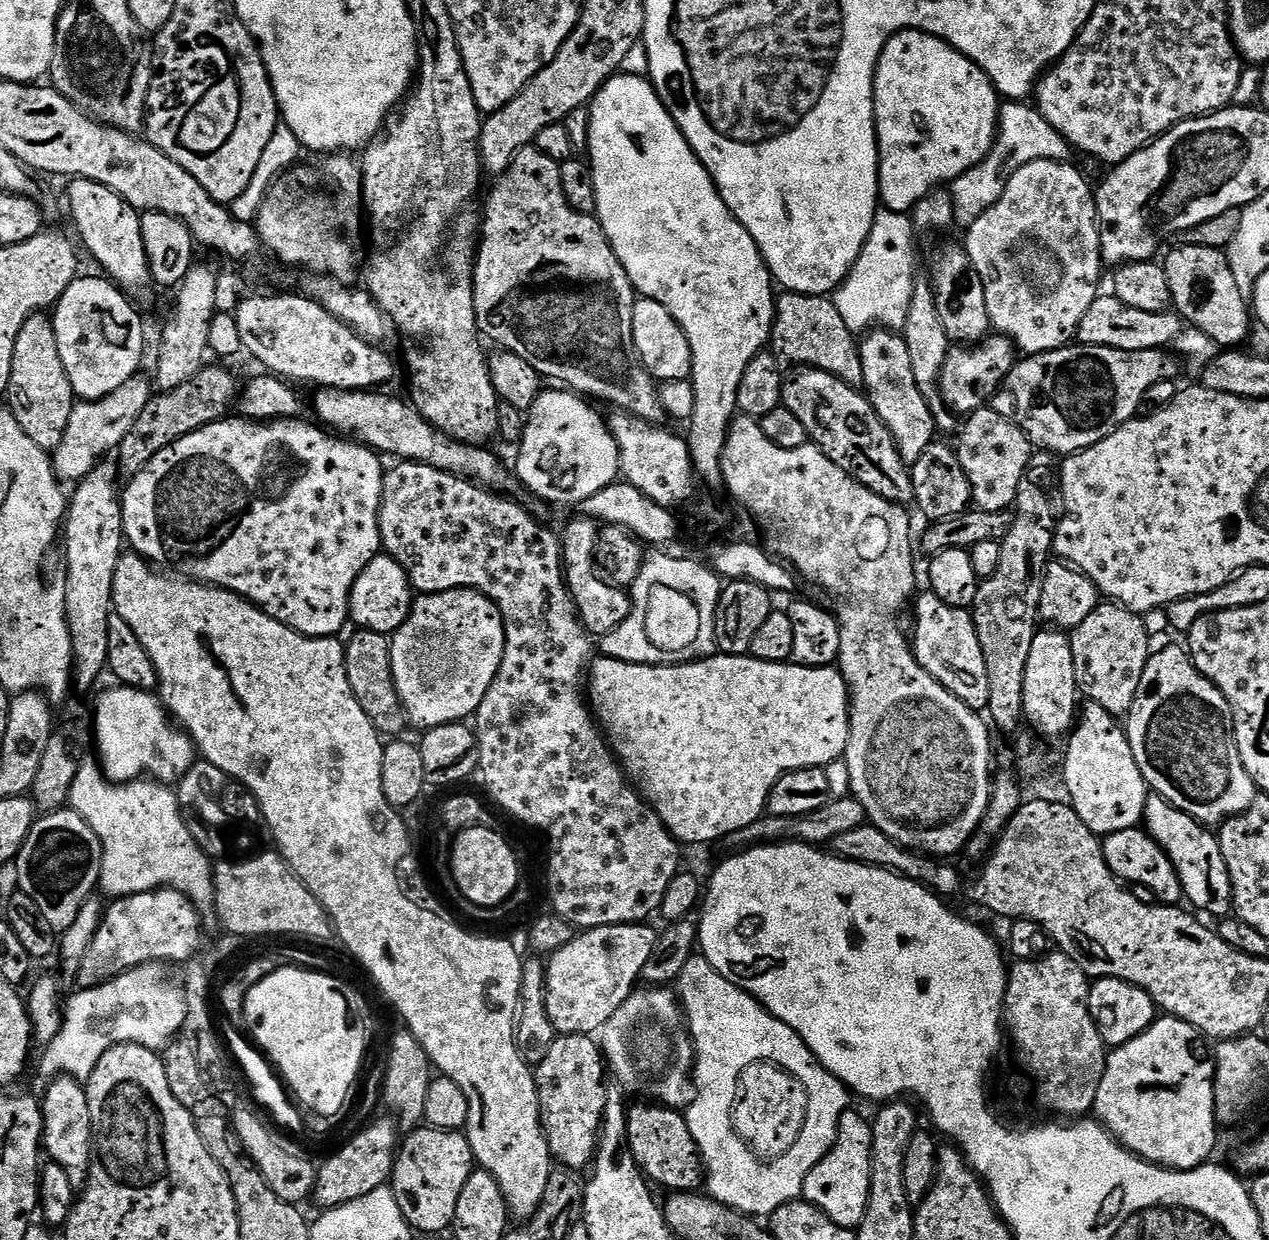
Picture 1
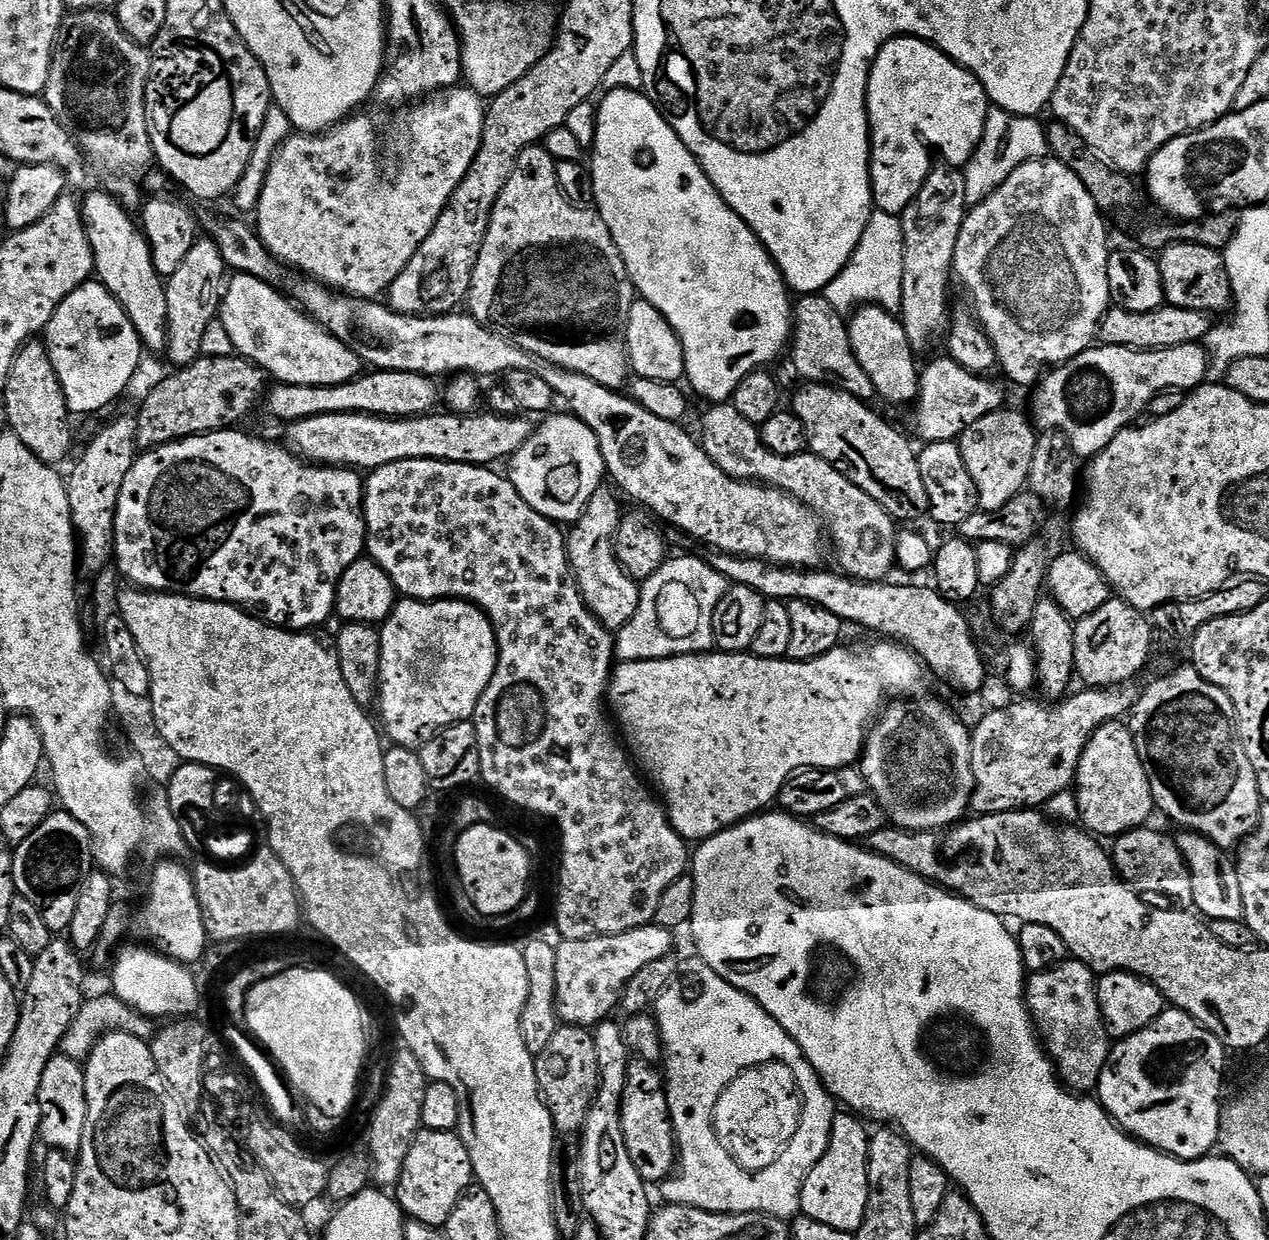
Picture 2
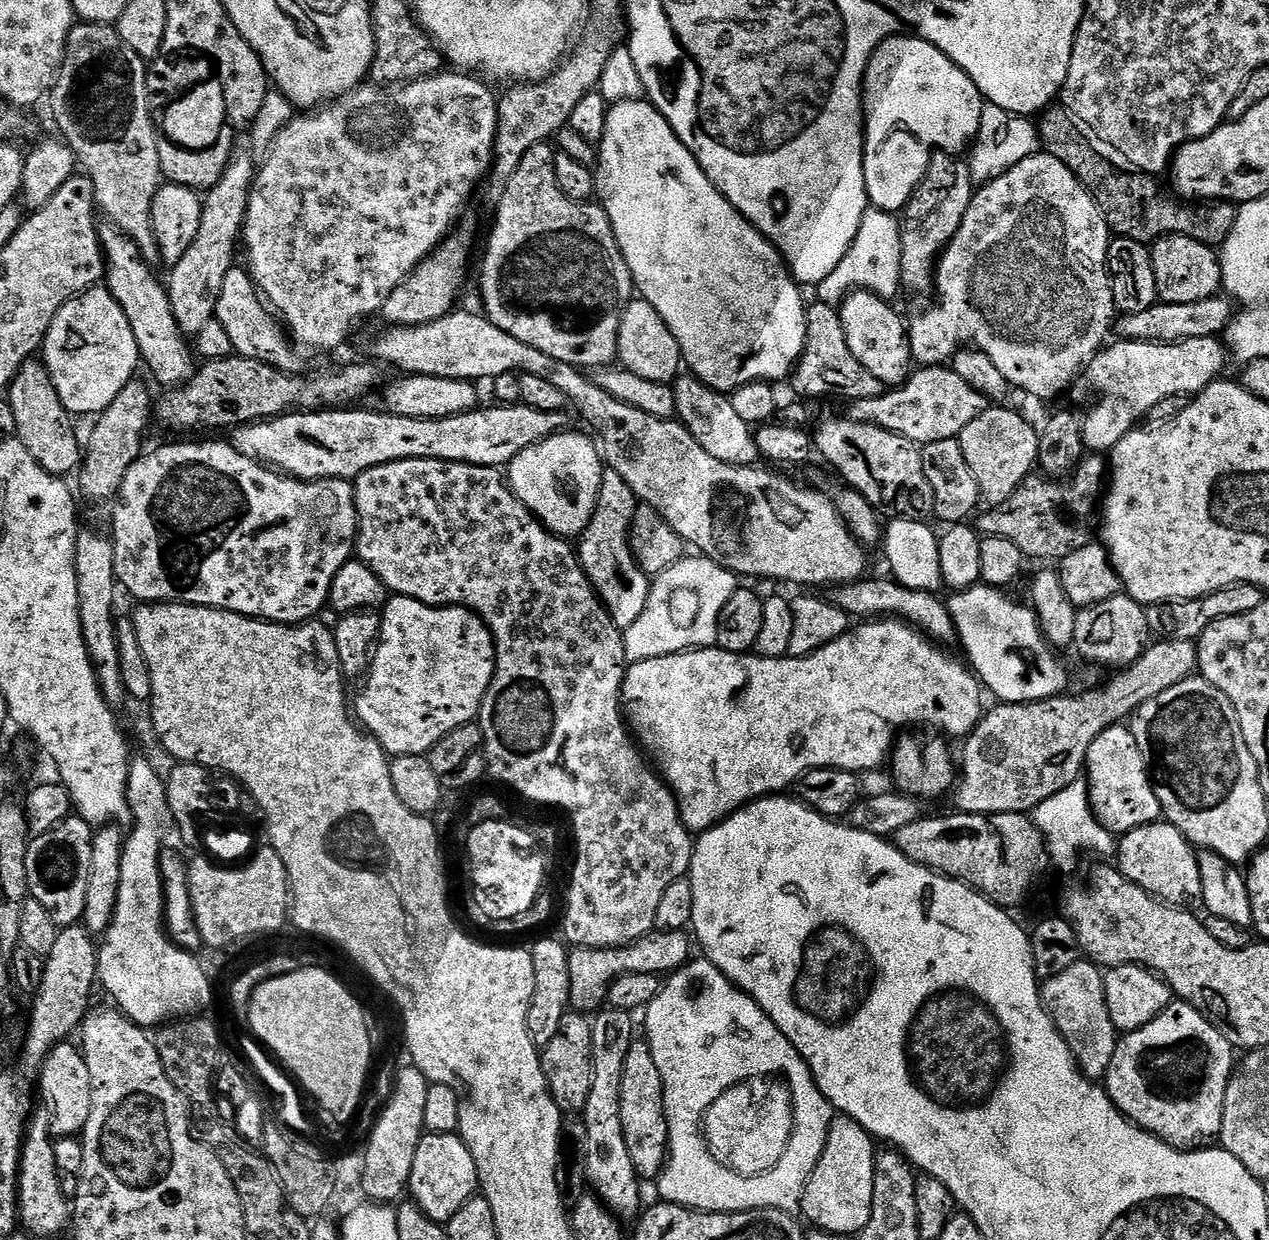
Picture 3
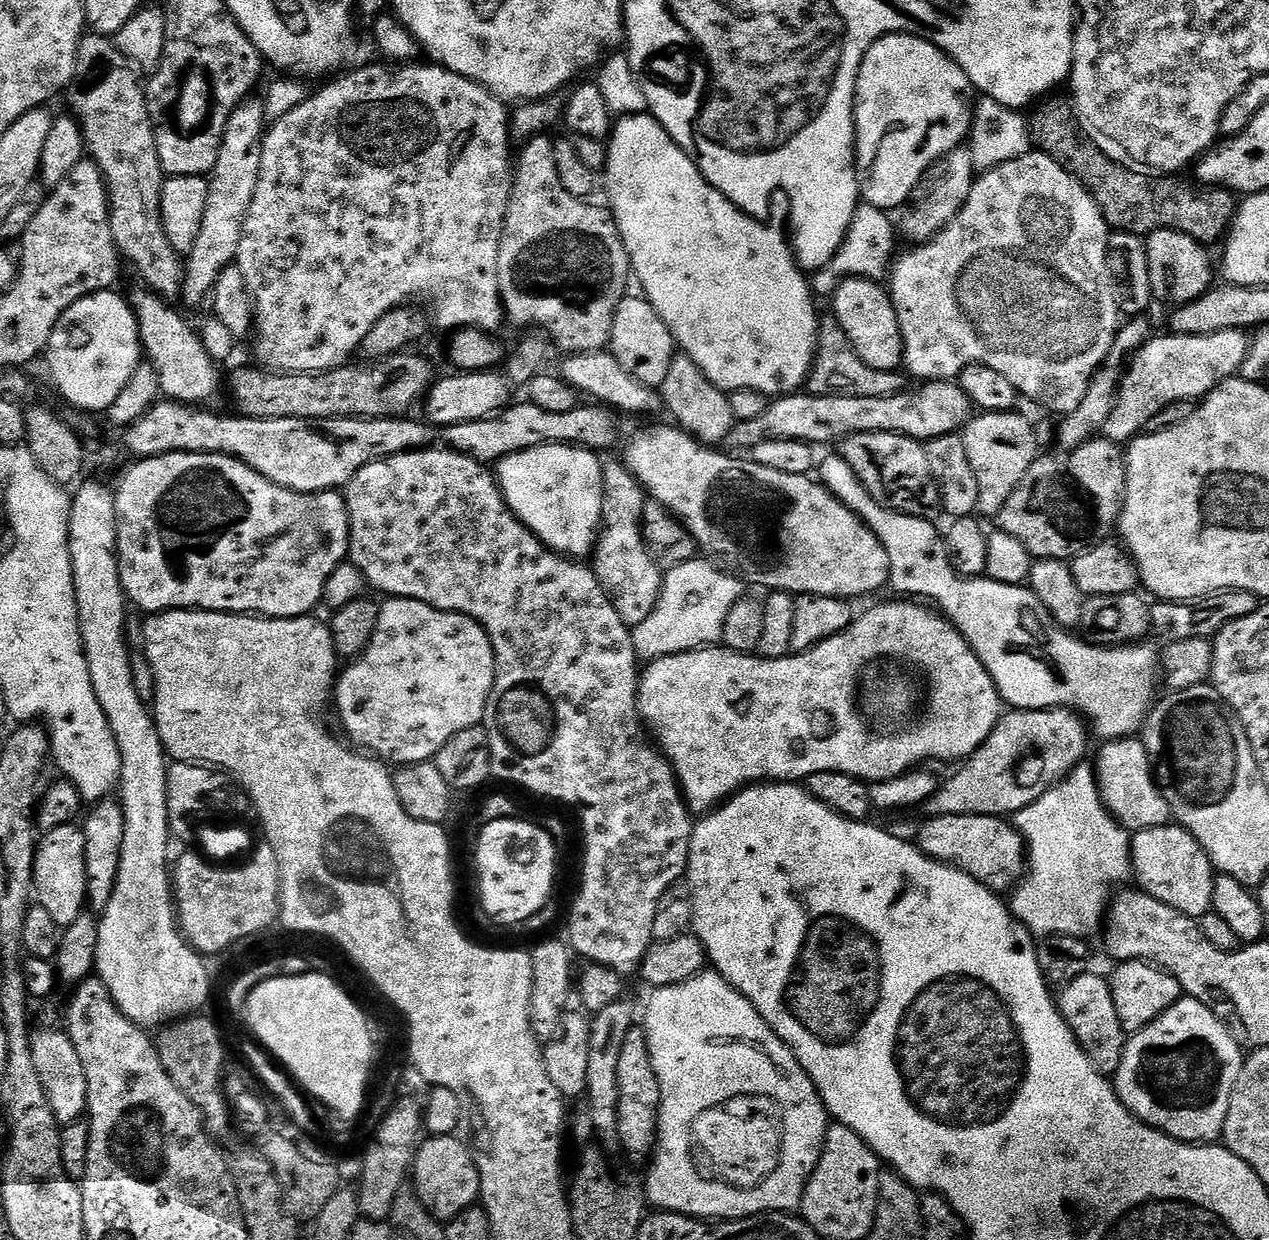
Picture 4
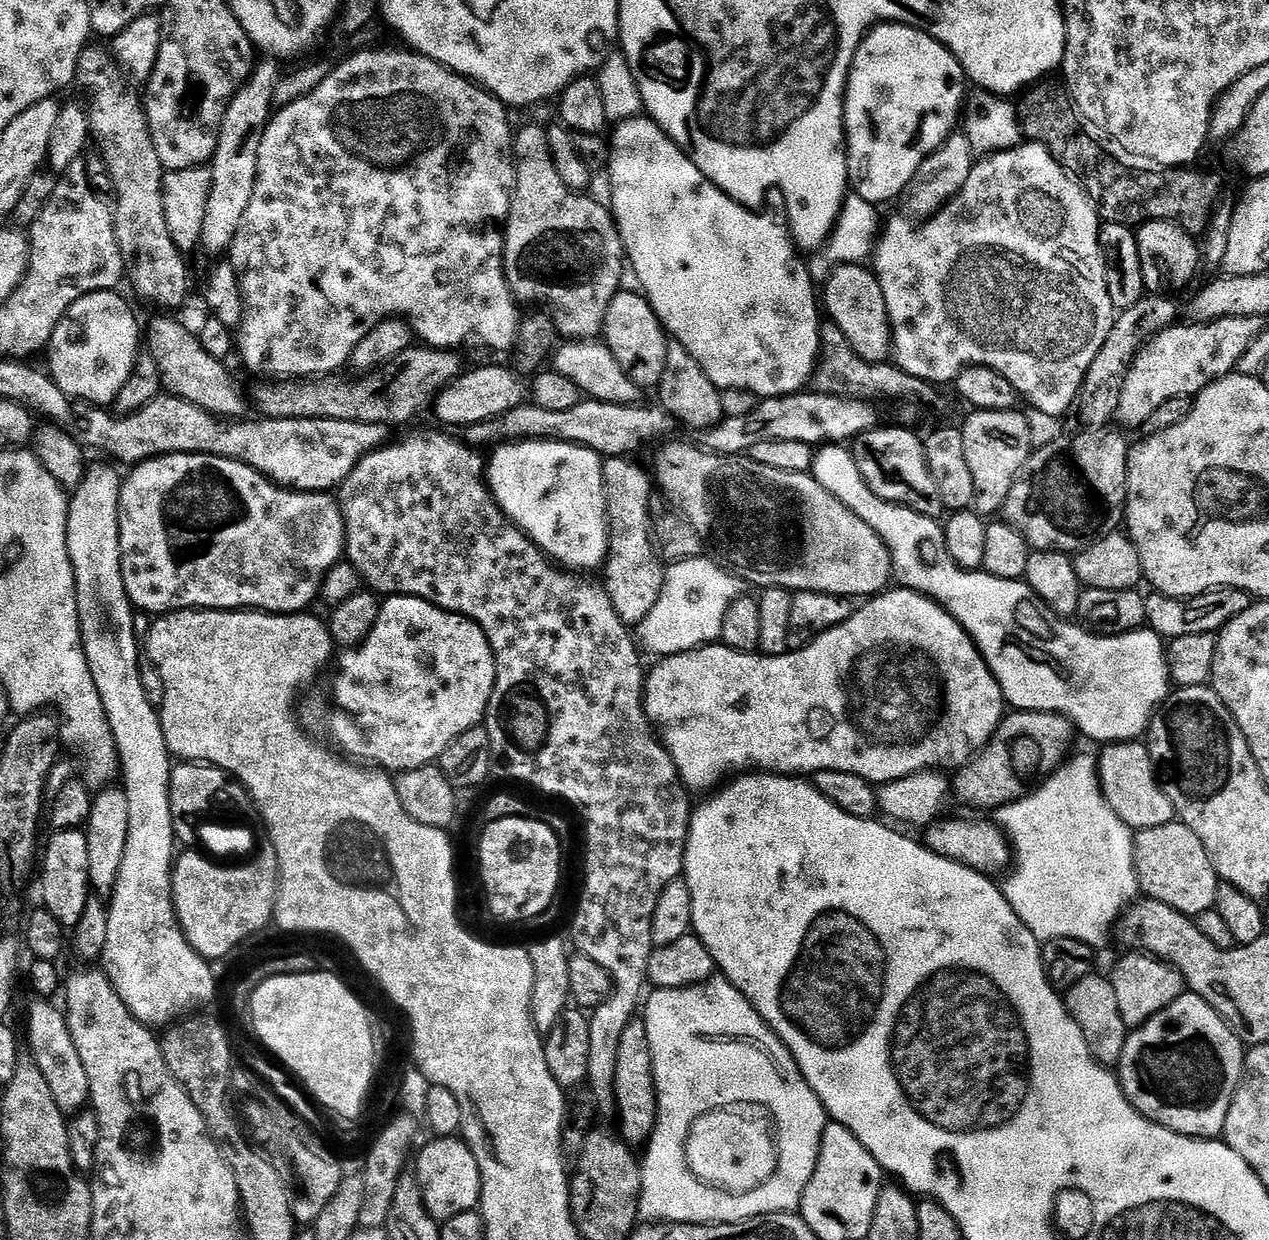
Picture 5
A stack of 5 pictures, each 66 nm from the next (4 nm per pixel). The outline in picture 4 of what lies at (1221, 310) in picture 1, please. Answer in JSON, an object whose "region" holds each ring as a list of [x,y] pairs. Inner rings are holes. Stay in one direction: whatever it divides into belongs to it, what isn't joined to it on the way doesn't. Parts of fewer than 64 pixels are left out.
{"region":[[[1160,228],[1156,232],[1148,233],[1144,240],[1144,249],[1148,259],[1152,295],[1157,301],[1172,299],[1176,306],[1188,304],[1199,296],[1205,296],[1208,289],[1213,287],[1209,249],[1194,238],[1173,228]]]}

